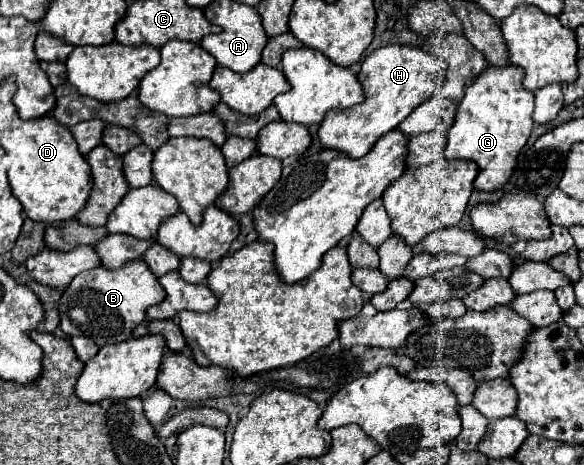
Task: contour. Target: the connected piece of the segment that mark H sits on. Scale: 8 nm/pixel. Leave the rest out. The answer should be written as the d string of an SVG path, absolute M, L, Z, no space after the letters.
M389 44L371 52L363 60L361 72L357 74L361 86L365 88L365 102L347 110L327 112L323 124L319 126L321 144L325 148L345 152L351 158L365 156L383 134L397 128L419 104L433 96L437 80L443 80L445 74L445 60L435 58L417 46Z

